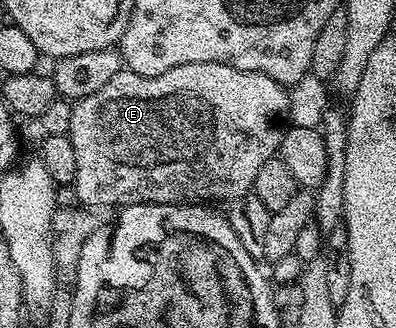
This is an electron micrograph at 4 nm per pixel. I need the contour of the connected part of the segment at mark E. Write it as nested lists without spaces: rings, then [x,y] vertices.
[[[199,62],[198,64],[178,64],[178,68],[170,68],[170,72],[162,72],[162,76],[138,76],[133,70],[124,68],[114,80],[98,88],[91,96],[75,99],[70,116],[68,139],[74,144],[74,157],[78,164],[78,172],[74,187],[78,194],[80,206],[84,208],[97,208],[96,206],[137,206],[153,202],[154,204],[216,204],[212,202],[231,203],[233,198],[240,198],[249,193],[252,188],[254,176],[258,176],[258,168],[266,164],[266,160],[277,157],[280,141],[284,135],[285,127],[280,121],[285,121],[288,112],[289,91],[270,76],[260,72],[246,72],[226,64],[217,62]]]

